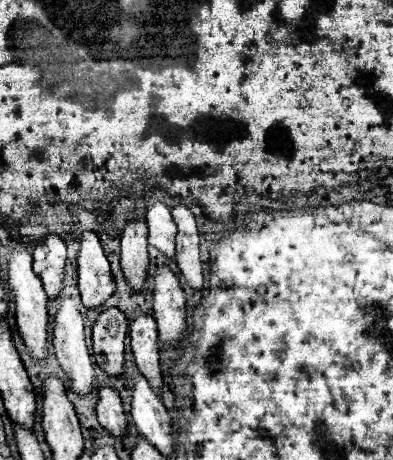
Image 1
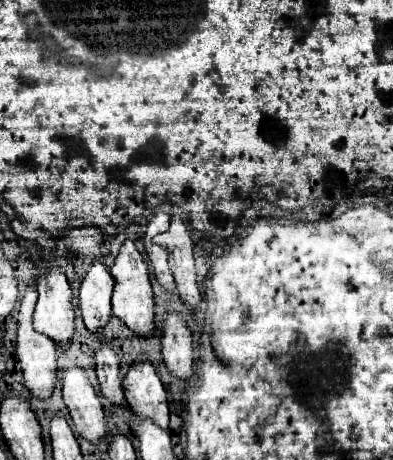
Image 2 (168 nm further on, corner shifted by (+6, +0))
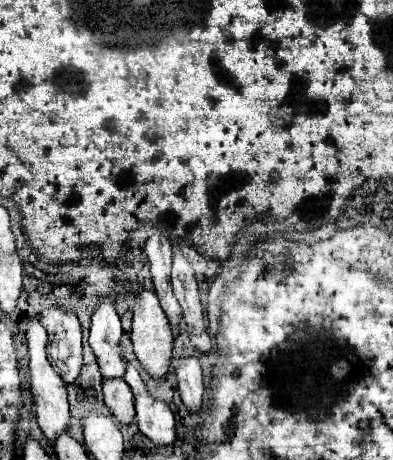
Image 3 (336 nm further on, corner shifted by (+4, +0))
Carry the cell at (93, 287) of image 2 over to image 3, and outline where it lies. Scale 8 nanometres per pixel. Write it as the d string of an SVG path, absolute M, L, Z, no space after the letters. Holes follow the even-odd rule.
M104 298L92 316L92 328L90 328L90 348L96 354L100 374L104 380L122 378L126 372L126 360L118 350L120 336L122 336L120 318L112 302Z

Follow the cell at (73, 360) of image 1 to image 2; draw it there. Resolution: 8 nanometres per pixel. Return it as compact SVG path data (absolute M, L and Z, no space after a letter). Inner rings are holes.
M68 366L62 372L62 398L70 410L72 422L82 438L88 442L100 442L106 432L106 418L100 400L88 382L86 370L80 366Z

